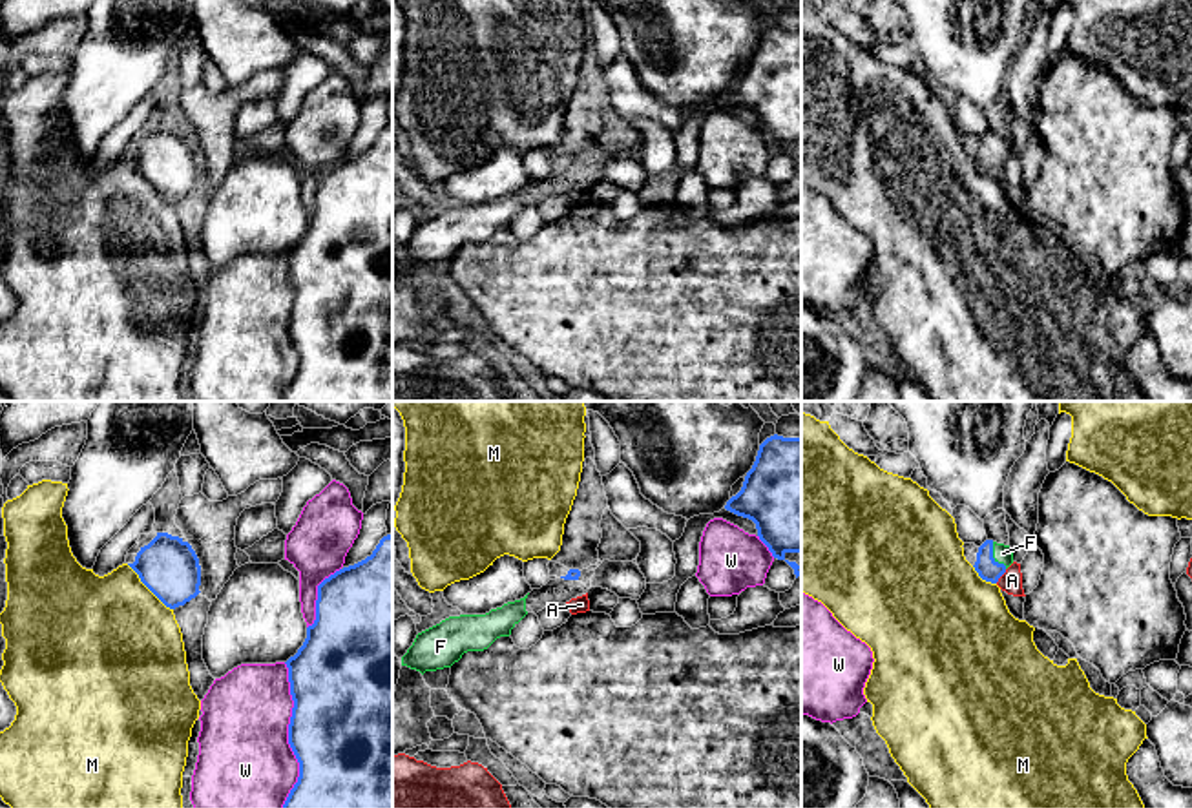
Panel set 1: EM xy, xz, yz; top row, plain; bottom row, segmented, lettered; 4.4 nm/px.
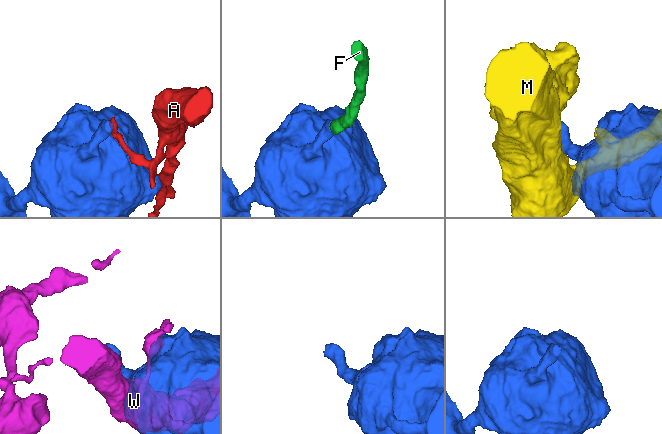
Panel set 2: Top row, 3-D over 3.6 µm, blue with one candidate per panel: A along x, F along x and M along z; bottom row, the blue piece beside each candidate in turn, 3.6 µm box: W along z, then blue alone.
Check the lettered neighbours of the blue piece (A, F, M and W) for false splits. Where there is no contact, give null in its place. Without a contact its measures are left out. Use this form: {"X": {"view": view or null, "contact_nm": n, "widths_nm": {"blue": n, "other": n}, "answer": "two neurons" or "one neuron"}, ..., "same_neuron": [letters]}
{"A": {"view": "yz", "contact_nm": 80, "widths_nm": {"blue": 100, "other": 100}, "answer": "two neurons"}, "F": {"view": "yz", "contact_nm": 140, "widths_nm": {"blue": 100, "other": 80}, "answer": "one neuron"}, "M": {"view": "xy", "contact_nm": 300, "widths_nm": {"blue": 260, "other": 500}, "answer": "two neurons"}, "W": {"view": "xy", "contact_nm": 650, "widths_nm": {"blue": 500, "other": 420}, "answer": "two neurons"}, "same_neuron": ["F"]}

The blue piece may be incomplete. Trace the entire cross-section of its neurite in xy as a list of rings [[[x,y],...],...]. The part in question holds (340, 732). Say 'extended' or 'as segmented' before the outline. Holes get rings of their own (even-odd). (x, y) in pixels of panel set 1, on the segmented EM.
as segmented | [[[392,536],[380,540],[365,560],[343,567],[318,585],[316,620],[307,627],[307,638],[287,662],[290,695],[294,700],[288,724],[288,744],[299,762],[299,777],[283,808],[392,808]]]

